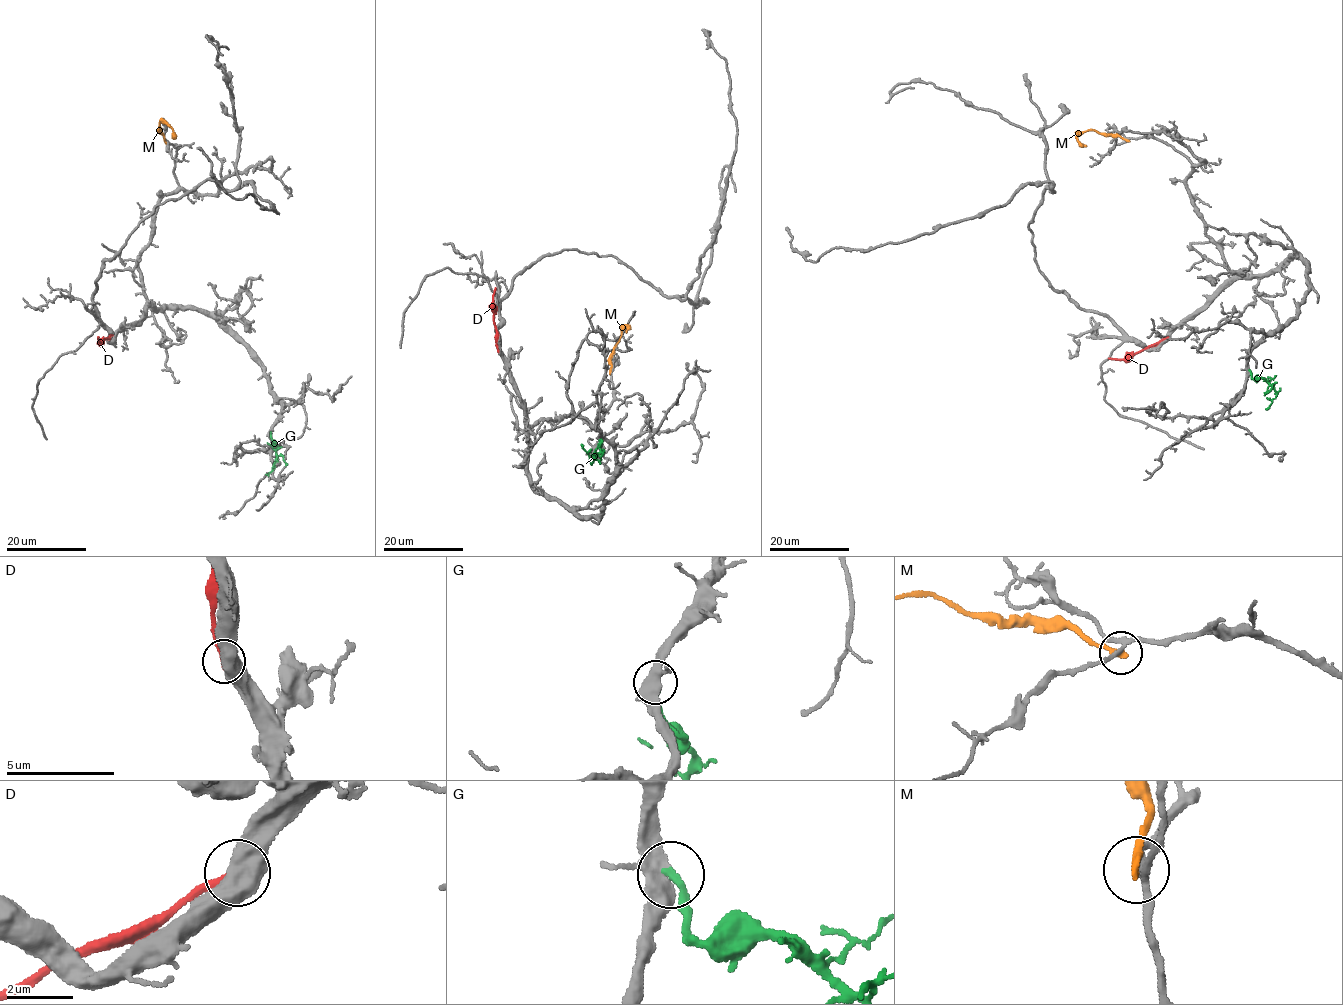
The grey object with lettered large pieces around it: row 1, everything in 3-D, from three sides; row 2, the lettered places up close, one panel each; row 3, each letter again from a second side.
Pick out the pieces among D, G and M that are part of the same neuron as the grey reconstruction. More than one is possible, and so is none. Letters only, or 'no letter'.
G

